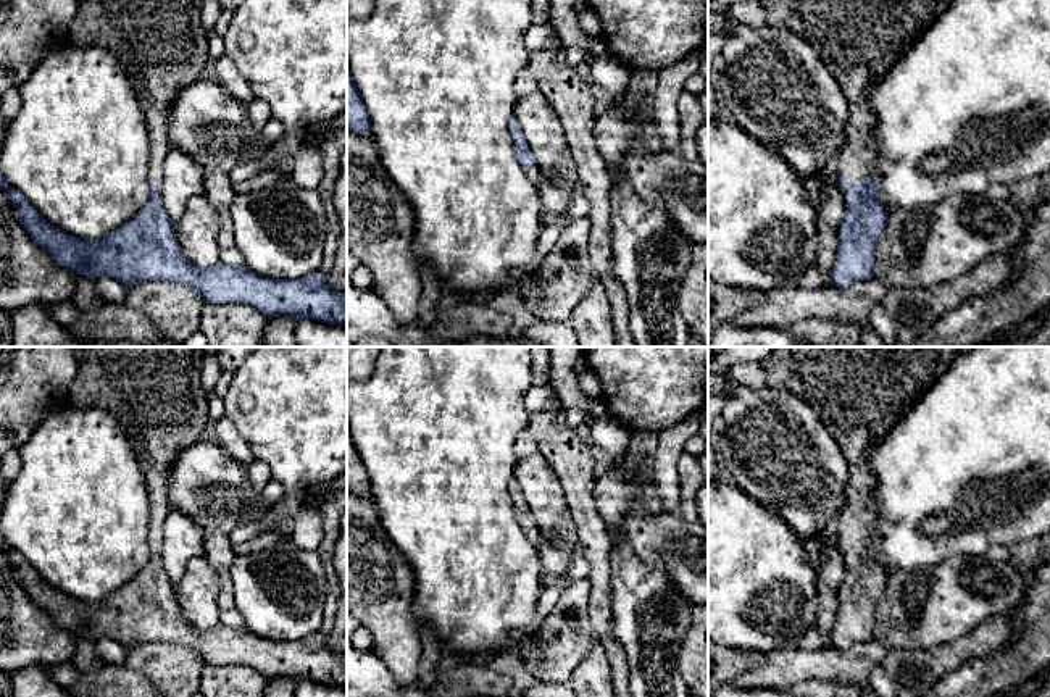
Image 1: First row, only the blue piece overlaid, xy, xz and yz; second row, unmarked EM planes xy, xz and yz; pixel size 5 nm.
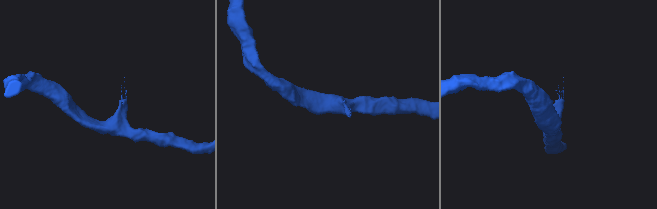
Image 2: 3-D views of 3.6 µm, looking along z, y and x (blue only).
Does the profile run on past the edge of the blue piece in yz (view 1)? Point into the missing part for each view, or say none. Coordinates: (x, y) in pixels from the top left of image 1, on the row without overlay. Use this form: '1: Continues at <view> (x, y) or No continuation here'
1: Continues at yz (860, 392)

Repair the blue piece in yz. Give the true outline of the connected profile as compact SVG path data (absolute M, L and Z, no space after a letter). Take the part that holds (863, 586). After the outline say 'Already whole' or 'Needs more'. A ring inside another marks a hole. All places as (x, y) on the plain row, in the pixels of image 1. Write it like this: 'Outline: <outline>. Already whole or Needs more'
Outline: M776 347L761 361L766 386L789 392L808 403L832 434L848 463L847 505L835 523L847 560L831 637L831 645L835 649L847 650L856 642L873 639L876 607L884 595L889 576L877 563L881 547L869 536L876 524L876 510L871 497L874 478L868 466L868 455L958 355L956 347Z. Needs more

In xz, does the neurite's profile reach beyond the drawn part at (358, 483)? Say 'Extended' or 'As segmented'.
As segmented

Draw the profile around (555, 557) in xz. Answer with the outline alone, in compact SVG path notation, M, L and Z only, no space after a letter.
M537 531L532 532L532 537L539 550L542 587L558 579L565 586L569 584L565 578L568 576L571 563L579 558L577 550L566 542L558 542Z

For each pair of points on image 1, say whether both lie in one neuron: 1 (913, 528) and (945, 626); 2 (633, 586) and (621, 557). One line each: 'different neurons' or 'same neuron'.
1: different neurons
2: same neuron

